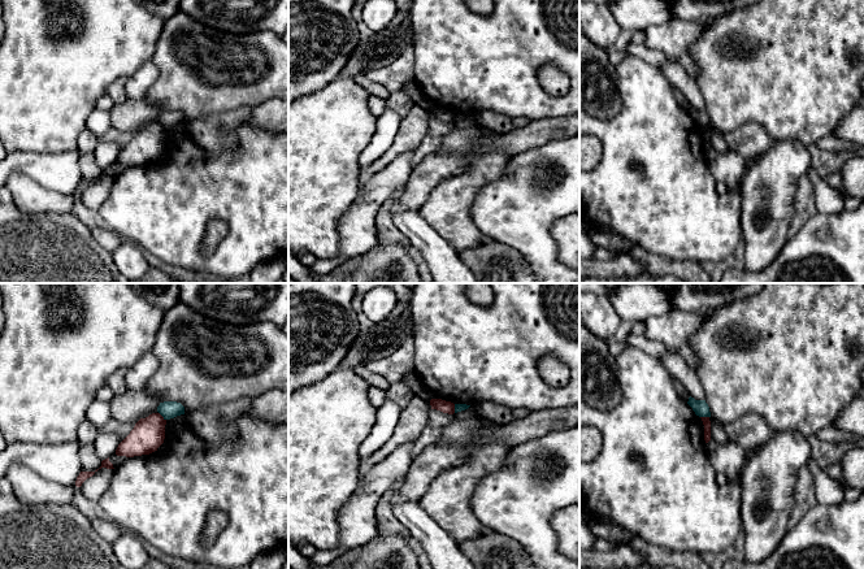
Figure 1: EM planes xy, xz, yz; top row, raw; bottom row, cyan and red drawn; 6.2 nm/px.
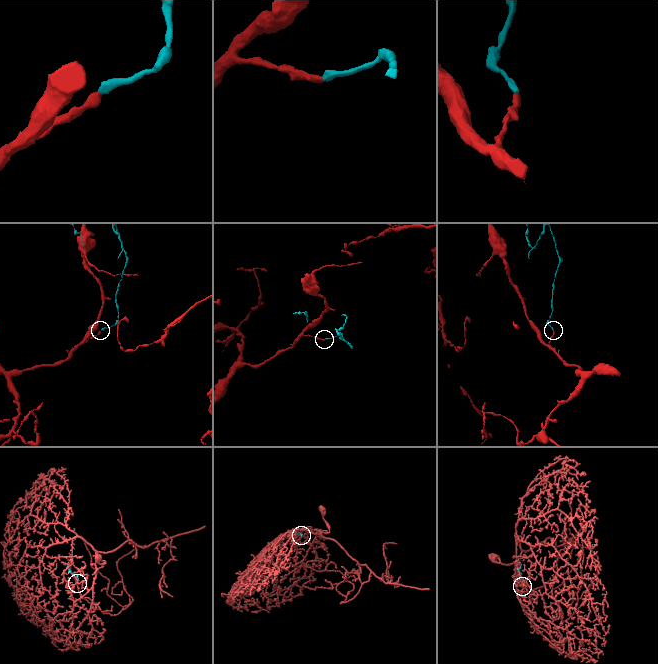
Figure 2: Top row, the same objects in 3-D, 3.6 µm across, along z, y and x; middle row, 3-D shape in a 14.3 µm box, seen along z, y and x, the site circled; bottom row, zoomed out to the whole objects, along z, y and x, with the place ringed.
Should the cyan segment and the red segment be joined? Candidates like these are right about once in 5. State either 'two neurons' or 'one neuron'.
two neurons

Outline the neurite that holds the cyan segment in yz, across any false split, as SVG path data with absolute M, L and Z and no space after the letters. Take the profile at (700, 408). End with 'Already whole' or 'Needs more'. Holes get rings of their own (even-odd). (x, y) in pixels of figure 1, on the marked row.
M690 396L687 404L692 408L696 416L711 417L709 407L705 400L695 400Z. Already whole

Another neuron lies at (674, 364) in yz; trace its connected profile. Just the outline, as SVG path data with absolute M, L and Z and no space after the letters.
M669 349L660 357L667 372L680 381L695 400L705 400L704 388L695 370L690 369L677 349Z

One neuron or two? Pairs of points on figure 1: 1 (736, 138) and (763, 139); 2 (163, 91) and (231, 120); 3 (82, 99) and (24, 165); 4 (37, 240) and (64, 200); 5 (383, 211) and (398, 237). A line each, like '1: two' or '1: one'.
1: one
2: two
3: two
4: two
5: one

